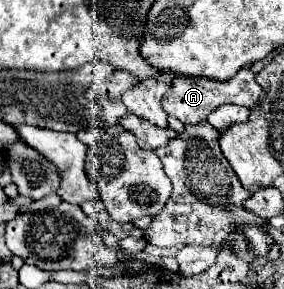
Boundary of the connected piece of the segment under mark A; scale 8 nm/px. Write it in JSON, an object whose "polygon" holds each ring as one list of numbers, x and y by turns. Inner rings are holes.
{"polygon":[[251,67,241,69,233,79,229,81,215,81,215,79,205,79,205,77,173,77,173,87,171,91,163,97,161,105,163,109,177,117,179,121,187,123,201,123,207,119,207,115,217,109,223,103,235,103,235,105,243,105,243,107,253,107,257,97,261,95,261,85,255,81,255,73,251,71]]}

